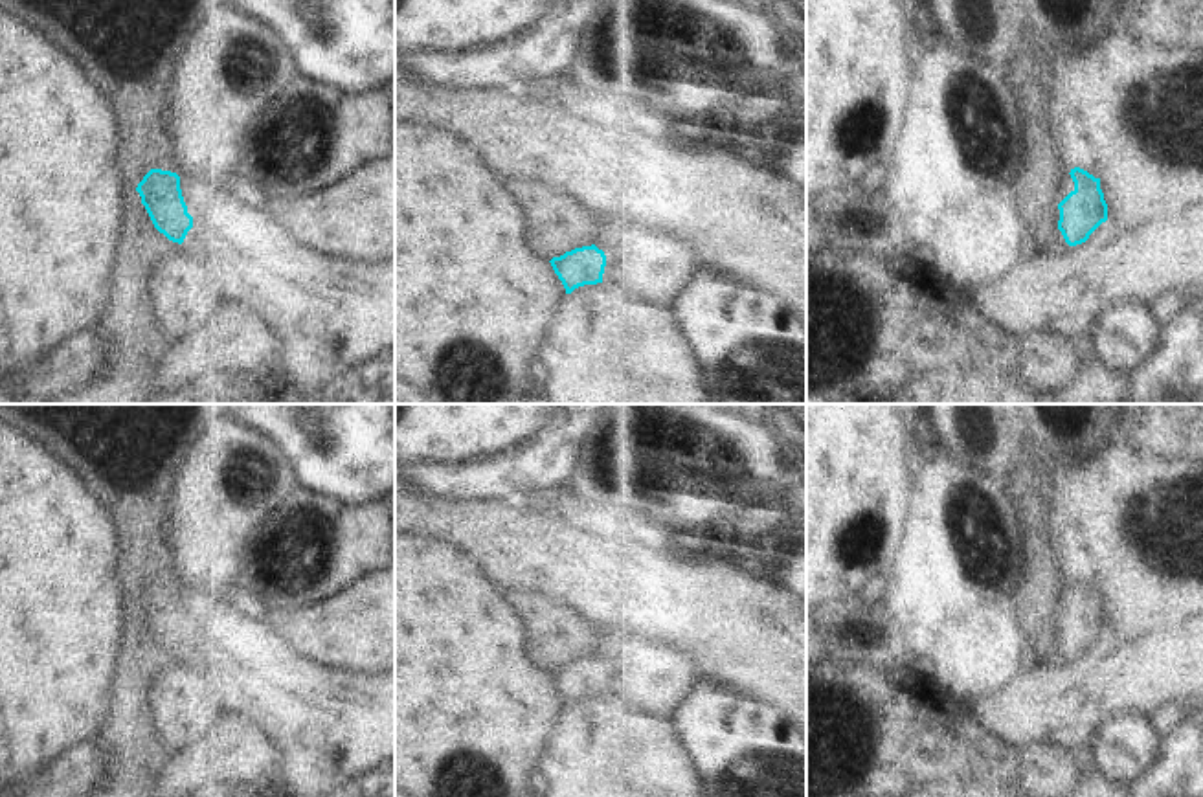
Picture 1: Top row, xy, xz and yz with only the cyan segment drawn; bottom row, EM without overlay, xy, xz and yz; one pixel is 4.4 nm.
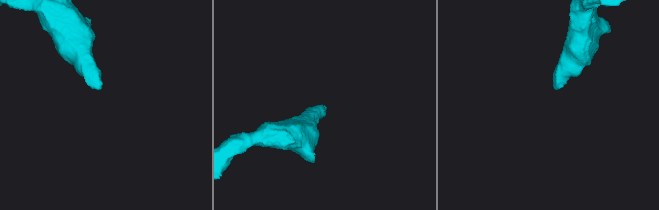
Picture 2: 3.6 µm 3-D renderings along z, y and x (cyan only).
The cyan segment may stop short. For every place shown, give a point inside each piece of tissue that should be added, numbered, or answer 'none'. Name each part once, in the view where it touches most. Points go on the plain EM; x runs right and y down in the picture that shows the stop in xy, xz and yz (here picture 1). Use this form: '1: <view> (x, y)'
1: xy (331, 726).

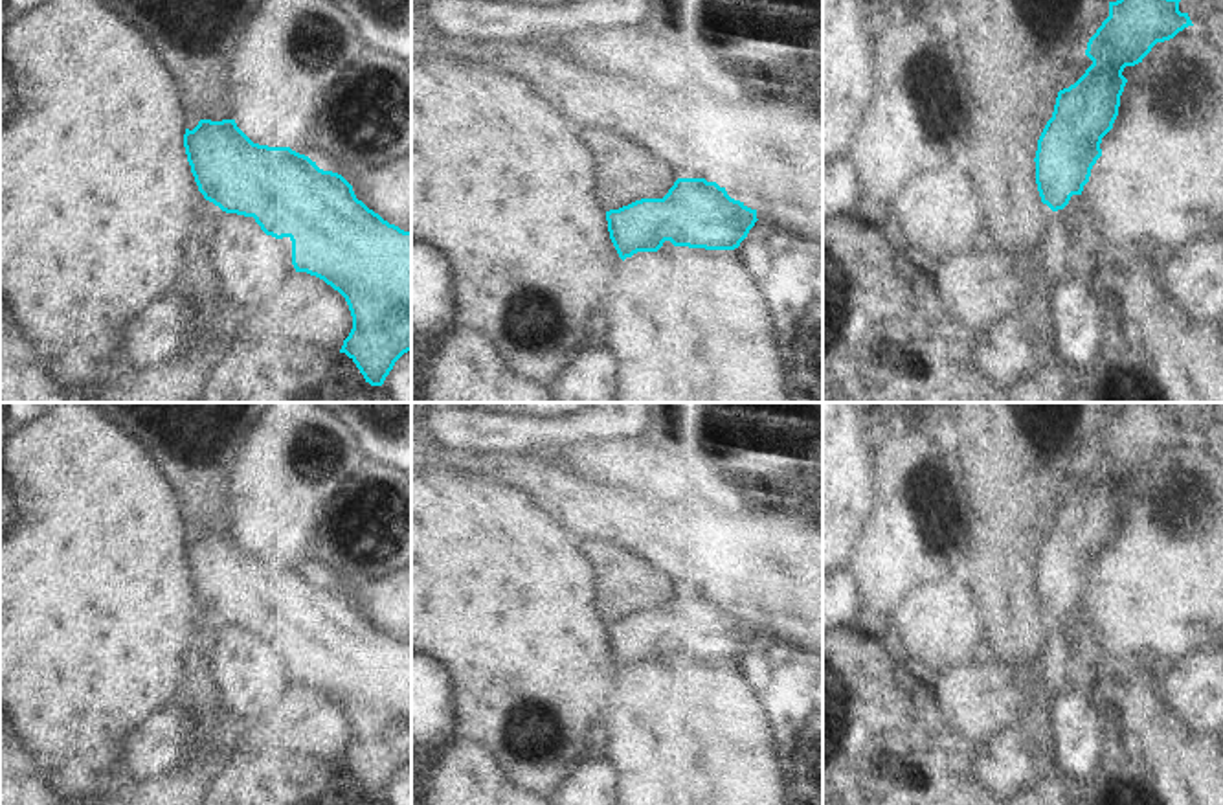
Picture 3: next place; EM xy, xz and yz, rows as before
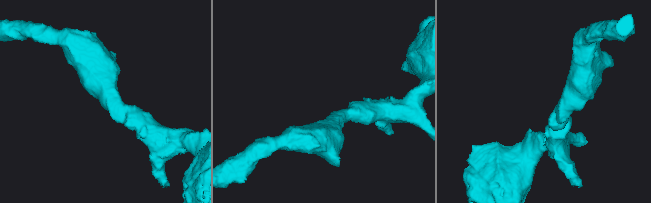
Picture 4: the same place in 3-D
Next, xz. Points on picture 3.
none.

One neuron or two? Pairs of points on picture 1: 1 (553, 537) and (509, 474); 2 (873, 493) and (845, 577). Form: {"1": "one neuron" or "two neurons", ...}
{"1": "two neurons", "2": "one neuron"}

